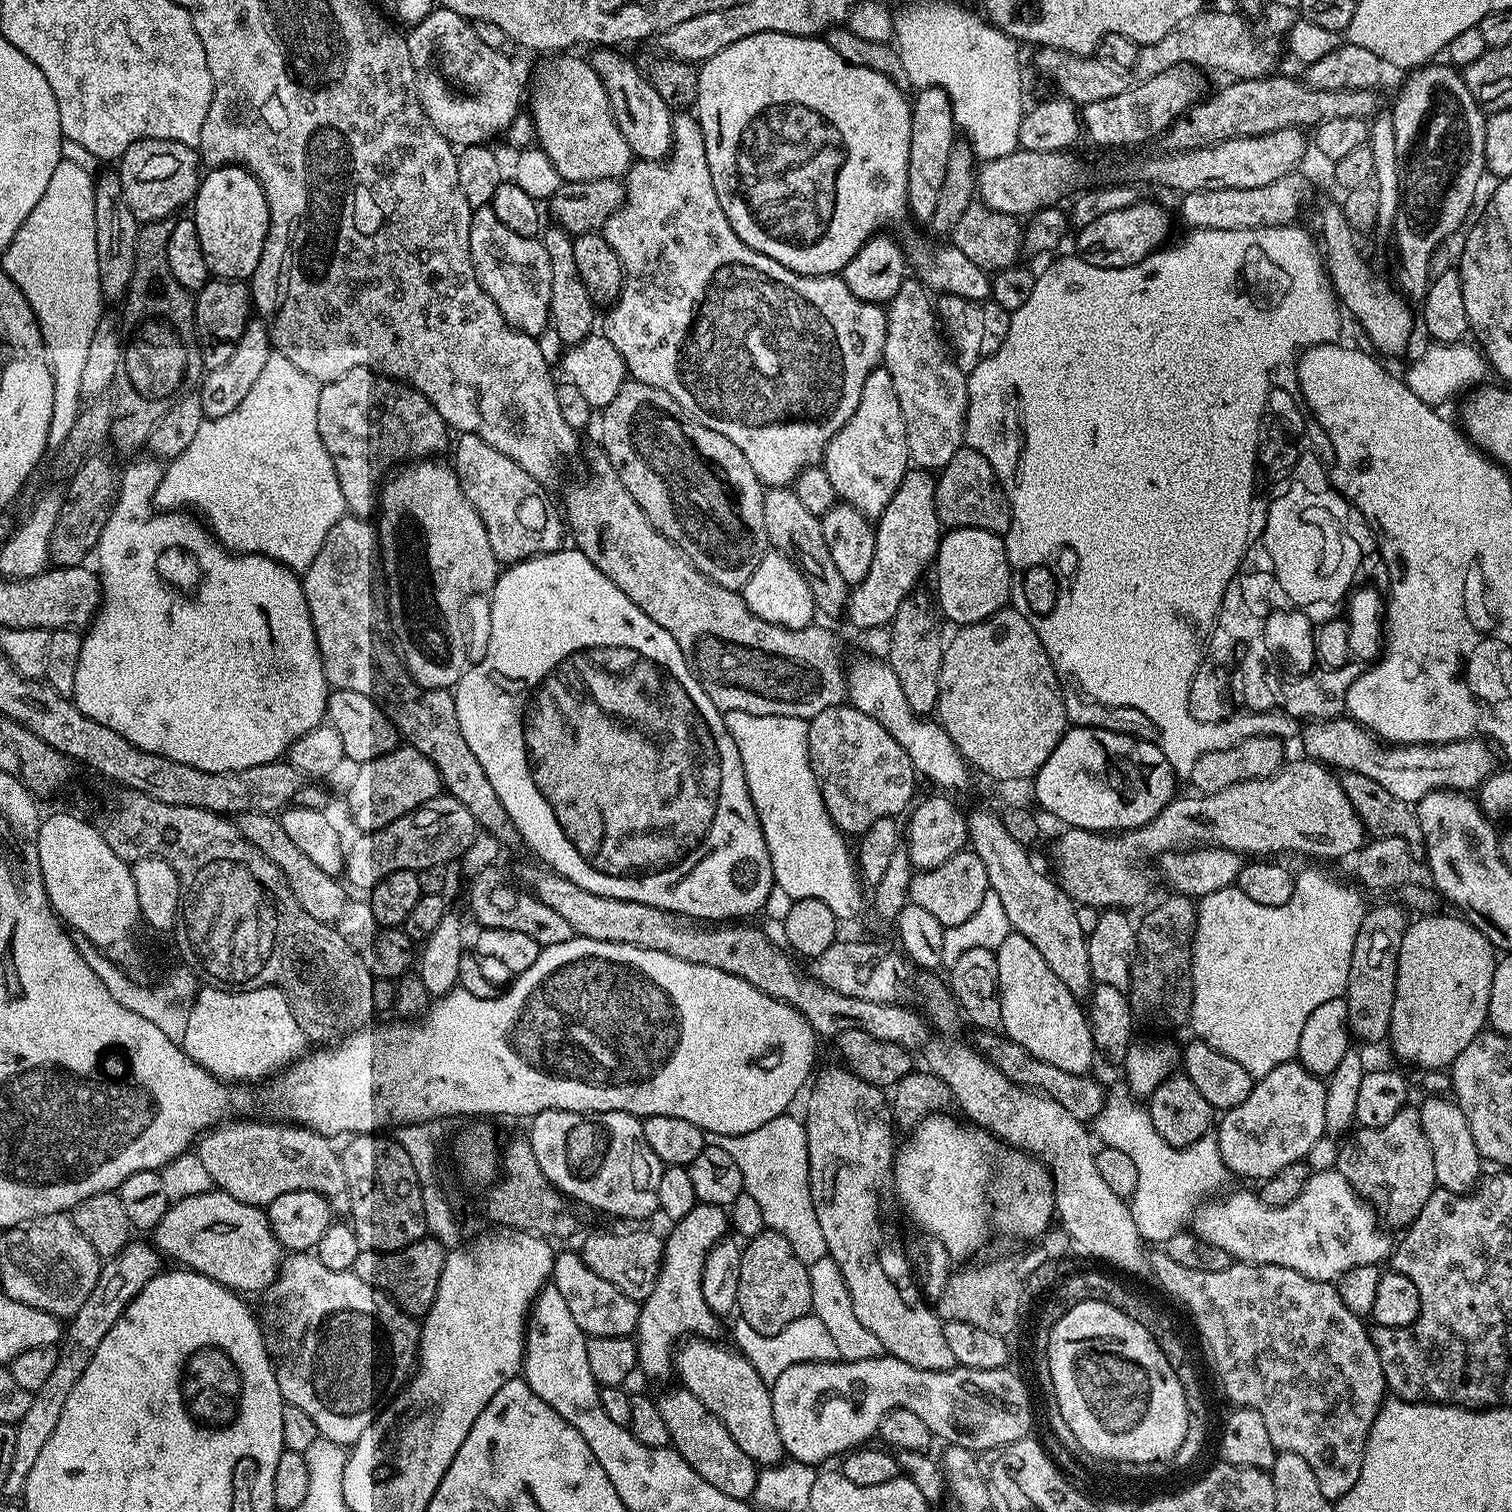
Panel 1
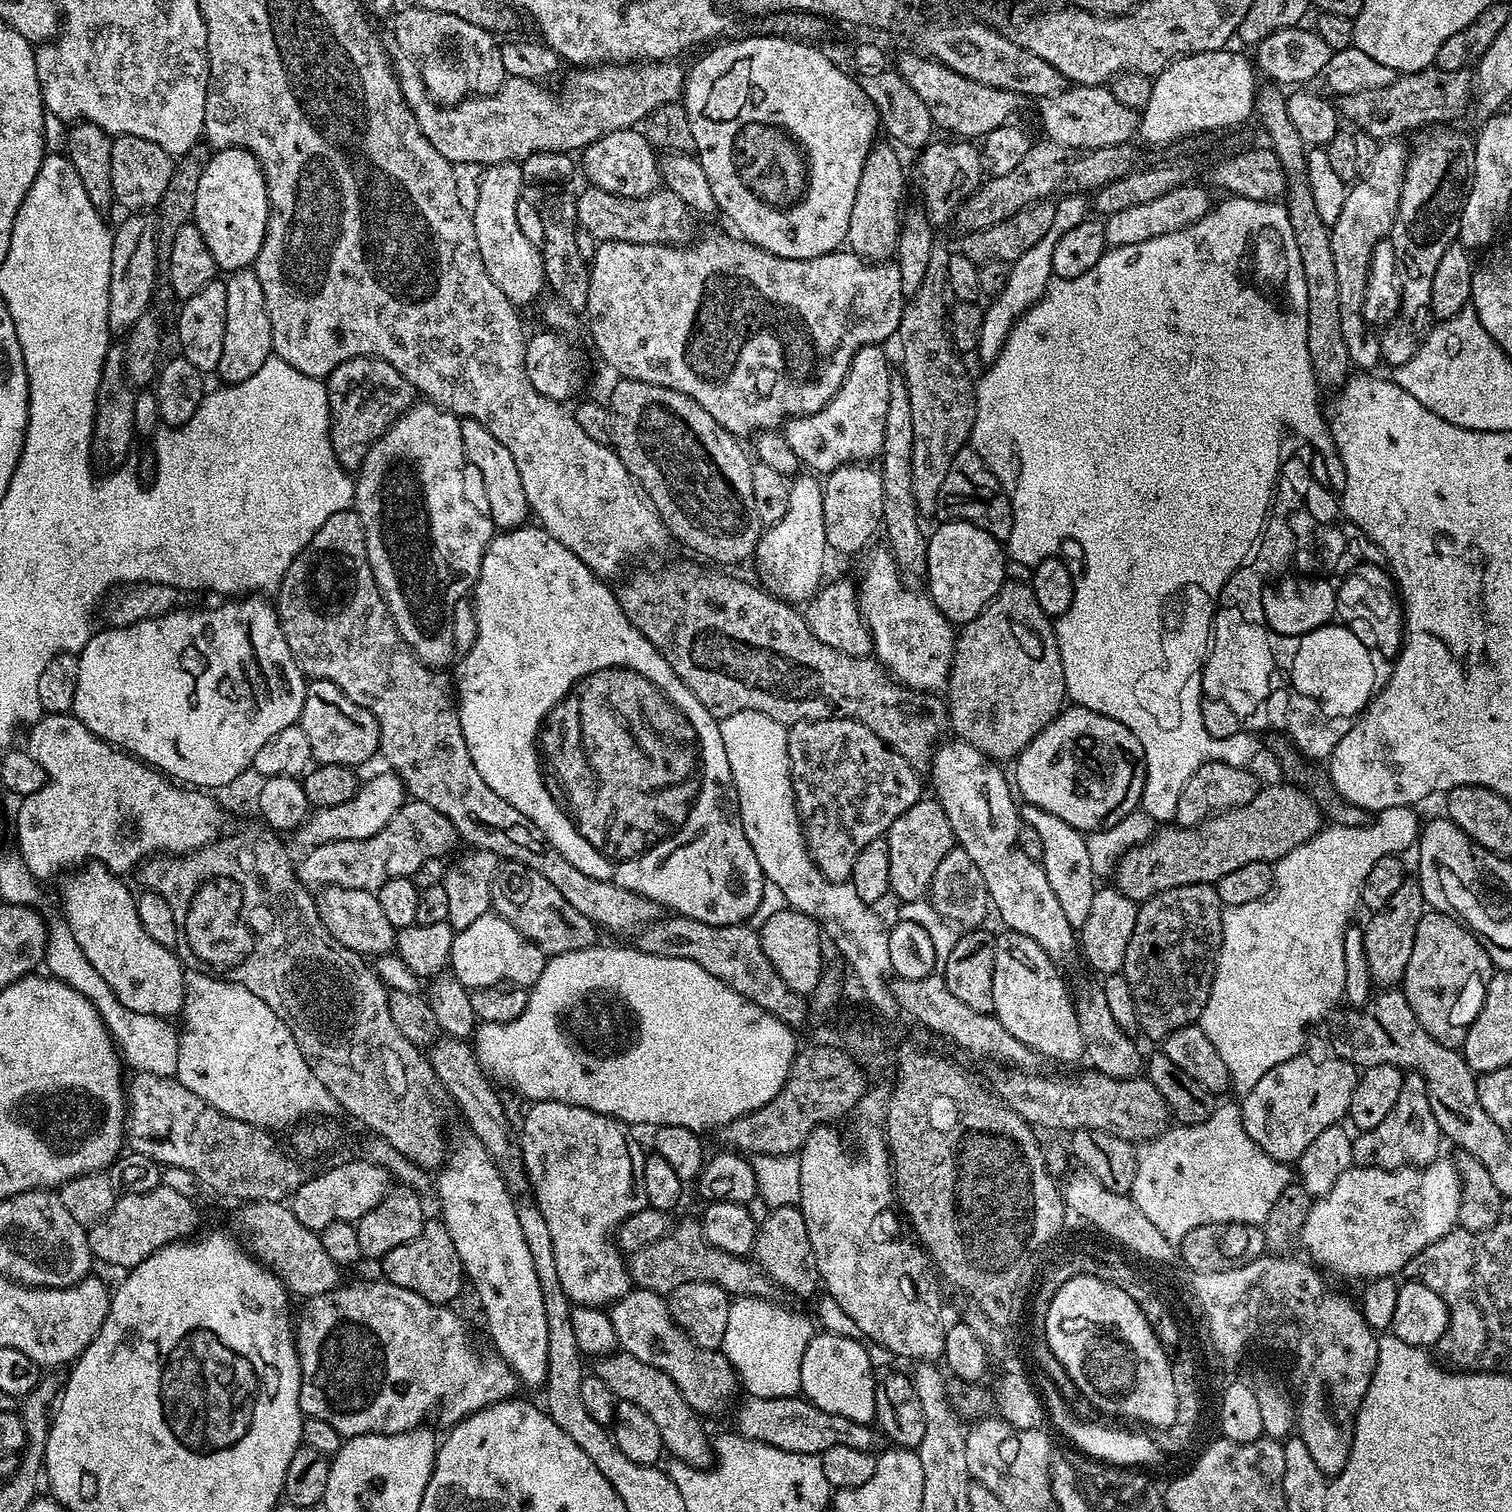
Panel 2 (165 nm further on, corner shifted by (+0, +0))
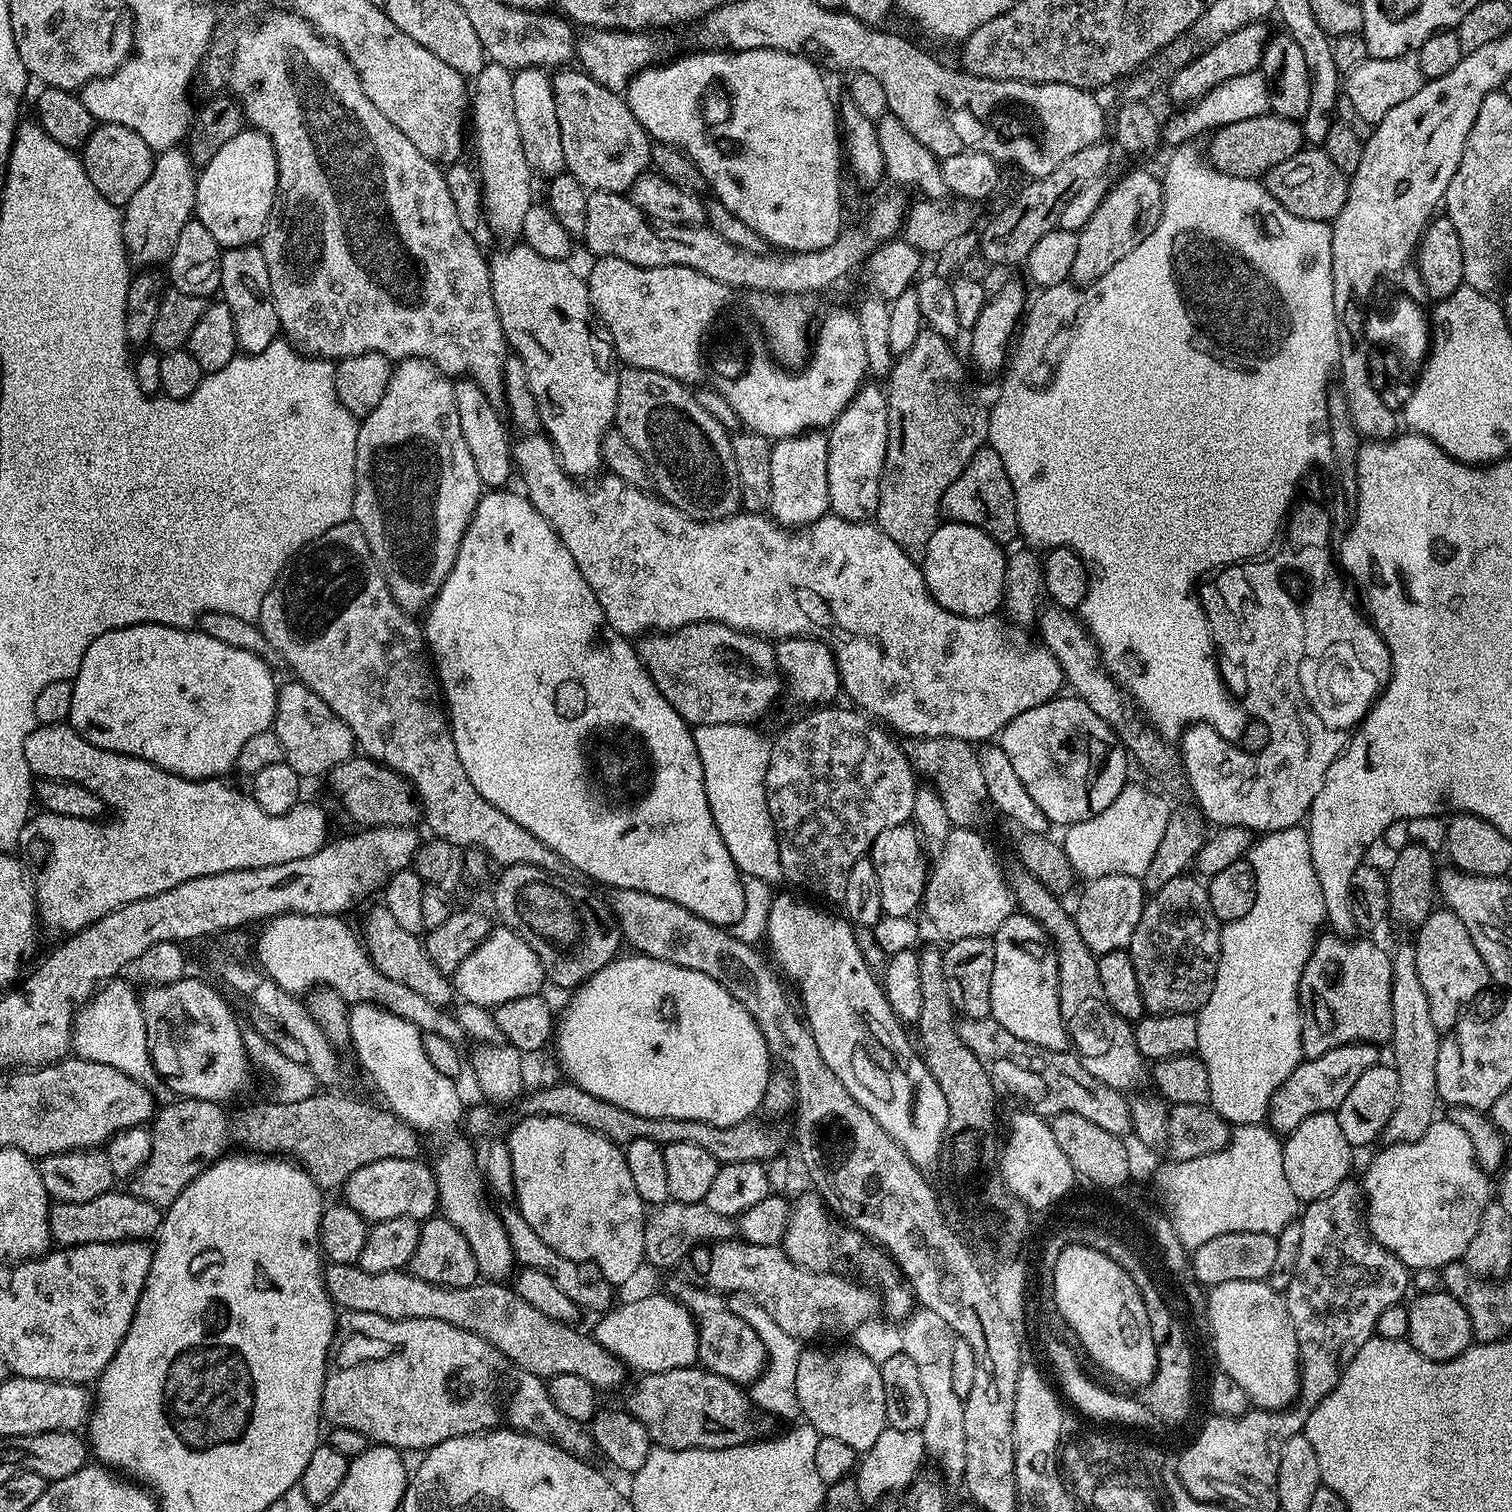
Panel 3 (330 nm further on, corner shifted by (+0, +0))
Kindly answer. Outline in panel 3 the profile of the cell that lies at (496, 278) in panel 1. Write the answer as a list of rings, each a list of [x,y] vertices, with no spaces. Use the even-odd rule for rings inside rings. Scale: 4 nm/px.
[[[488,62],[474,78],[470,92],[470,124],[476,127],[476,144],[480,147],[478,179],[483,191],[482,216],[500,236],[520,236],[526,210],[534,203],[534,173],[526,162],[518,123],[514,116],[513,69]]]

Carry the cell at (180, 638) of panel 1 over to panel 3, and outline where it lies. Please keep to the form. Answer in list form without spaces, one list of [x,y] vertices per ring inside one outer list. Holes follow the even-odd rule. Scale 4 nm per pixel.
[[[135,624],[129,628],[119,628],[113,632],[102,634],[95,640],[90,647],[84,652],[82,658],[82,666],[78,670],[78,674],[72,680],[74,686],[74,703],[70,705],[70,714],[68,715],[67,723],[76,731],[82,738],[86,738],[94,746],[98,746],[103,752],[121,752],[123,756],[136,756],[139,760],[150,762],[154,766],[158,766],[163,772],[173,772],[176,776],[185,776],[187,780],[210,780],[213,778],[223,777],[223,772],[233,771],[236,768],[236,759],[242,750],[242,746],[246,746],[246,742],[250,742],[250,738],[254,738],[254,734],[262,734],[269,731],[273,727],[276,718],[276,694],[278,691],[278,680],[272,677],[272,668],[268,665],[269,661],[265,657],[252,653],[248,649],[240,649],[238,646],[227,645],[226,642],[208,637],[202,631],[189,630],[188,628],[172,628],[168,624]]]

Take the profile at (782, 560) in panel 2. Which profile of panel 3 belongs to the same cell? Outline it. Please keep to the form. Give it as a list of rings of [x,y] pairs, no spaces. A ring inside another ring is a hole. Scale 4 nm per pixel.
[[[823,431],[787,436],[772,445],[770,454],[771,519],[782,528],[807,528],[818,518],[829,515],[828,507],[828,437]]]

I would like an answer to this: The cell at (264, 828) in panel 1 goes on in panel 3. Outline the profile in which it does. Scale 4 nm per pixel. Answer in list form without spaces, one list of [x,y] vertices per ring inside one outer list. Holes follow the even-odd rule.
[[[376,906],[376,909],[364,920],[364,932],[362,931],[362,942],[368,950],[368,957],[374,962],[386,978],[394,978],[394,982],[402,982],[402,986],[410,986],[410,990],[422,994],[426,1002],[434,1002],[441,1006],[448,1006],[453,1003],[454,989],[449,977],[434,966],[430,960],[430,954],[426,954],[423,939],[414,934],[410,934],[403,926],[396,921],[382,906]]]

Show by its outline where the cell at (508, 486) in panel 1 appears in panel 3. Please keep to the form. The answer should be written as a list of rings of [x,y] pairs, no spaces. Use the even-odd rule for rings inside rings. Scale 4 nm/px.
[[[460,378],[452,385],[454,406],[458,406],[458,422],[462,426],[462,438],[466,438],[466,447],[474,457],[474,467],[478,469],[481,485],[488,490],[500,490],[511,476],[514,476],[514,448],[508,444],[508,432],[504,429],[504,420],[500,417],[497,405],[473,380]]]

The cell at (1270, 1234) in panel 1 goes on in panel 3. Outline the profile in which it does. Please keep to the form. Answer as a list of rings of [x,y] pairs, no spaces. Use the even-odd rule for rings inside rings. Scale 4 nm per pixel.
[[[1450,1118],[1437,1119],[1422,1134],[1420,1140],[1409,1144],[1389,1144],[1368,1164],[1362,1179],[1366,1201],[1366,1227],[1383,1248],[1390,1250],[1409,1270],[1430,1268],[1443,1270],[1466,1254],[1474,1234],[1478,1234],[1486,1206],[1493,1199],[1494,1188],[1488,1185],[1489,1173],[1478,1166],[1474,1146],[1466,1138],[1466,1130]]]

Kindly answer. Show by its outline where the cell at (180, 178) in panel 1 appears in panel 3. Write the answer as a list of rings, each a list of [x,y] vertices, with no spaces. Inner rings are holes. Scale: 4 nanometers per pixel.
[[[97,123],[84,143],[82,159],[90,182],[94,182],[94,190],[98,190],[98,194],[112,204],[123,206],[130,202],[130,198],[134,198],[134,194],[138,194],[146,178],[150,178],[154,153],[150,146],[146,146],[146,142],[142,142],[142,138],[138,138],[138,134],[134,134],[134,130],[117,124]]]

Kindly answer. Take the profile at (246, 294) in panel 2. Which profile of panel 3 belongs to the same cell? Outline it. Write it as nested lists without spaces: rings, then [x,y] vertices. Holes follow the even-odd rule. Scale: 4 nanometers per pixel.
[[[259,246],[230,248],[221,255],[219,295],[230,306],[230,314],[234,314],[236,347],[243,355],[262,354],[281,335],[278,310],[274,310],[270,290],[270,270]]]

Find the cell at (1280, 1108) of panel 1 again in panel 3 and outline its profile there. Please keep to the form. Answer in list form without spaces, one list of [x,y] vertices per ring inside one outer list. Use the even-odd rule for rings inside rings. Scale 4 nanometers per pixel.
[[[1347,1044],[1329,1052],[1321,1051],[1313,1060],[1301,1059],[1300,1065],[1282,1082],[1268,1104],[1268,1119],[1271,1131],[1277,1134],[1293,1132],[1306,1118],[1319,1112],[1335,1112],[1342,1106],[1346,1094],[1376,1064],[1381,1063],[1381,1049],[1375,1044]]]

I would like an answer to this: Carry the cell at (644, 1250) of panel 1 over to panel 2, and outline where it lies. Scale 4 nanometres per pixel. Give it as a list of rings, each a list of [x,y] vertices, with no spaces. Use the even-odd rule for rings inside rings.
[[[696,1218],[682,1221],[677,1228],[675,1225],[665,1236],[658,1238],[658,1242],[650,1242],[650,1246],[642,1246],[642,1250],[631,1253],[627,1260],[626,1272],[632,1277],[633,1285],[651,1292],[667,1294],[673,1292],[678,1286],[695,1280],[705,1280],[722,1286],[733,1297],[768,1298],[773,1295],[771,1292],[774,1292],[772,1281],[755,1259],[735,1256],[706,1242],[704,1231],[700,1229],[700,1221]]]

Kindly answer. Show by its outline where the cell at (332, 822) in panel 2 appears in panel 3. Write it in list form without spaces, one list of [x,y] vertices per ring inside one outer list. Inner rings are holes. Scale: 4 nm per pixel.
[[[67,723],[42,724],[35,728],[26,738],[26,762],[33,774],[43,773],[53,780],[70,780],[86,786],[91,792],[98,793],[111,811],[112,808],[116,811],[113,820],[103,822],[46,811],[33,815],[26,822],[18,848],[24,851],[23,859],[30,869],[39,923],[43,927],[45,924],[52,932],[81,932],[130,902],[162,894],[190,878],[278,866],[282,862],[294,862],[294,858],[310,858],[310,854],[330,840],[328,816],[316,804],[301,802],[286,814],[266,814],[251,795],[244,793],[243,796],[238,789],[223,784],[223,779],[187,780],[185,776],[163,772],[158,766],[136,756],[103,752],[79,736]]]

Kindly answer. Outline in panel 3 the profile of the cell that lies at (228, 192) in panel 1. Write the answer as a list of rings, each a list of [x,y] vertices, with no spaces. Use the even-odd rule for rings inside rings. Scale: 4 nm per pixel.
[[[245,127],[243,132],[234,134],[234,138],[230,138],[230,142],[226,142],[226,146],[222,146],[222,150],[218,150],[218,154],[214,154],[214,158],[210,158],[208,164],[203,165],[199,169],[196,177],[196,211],[195,219],[202,222],[202,226],[206,226],[206,230],[210,230],[210,234],[214,234],[214,242],[218,242],[221,249],[227,250],[230,248],[247,248],[255,245],[257,241],[263,237],[264,227],[270,218],[270,210],[276,205],[276,187],[278,186],[278,158],[276,151],[272,145],[272,139],[264,132],[257,132],[255,128]]]

